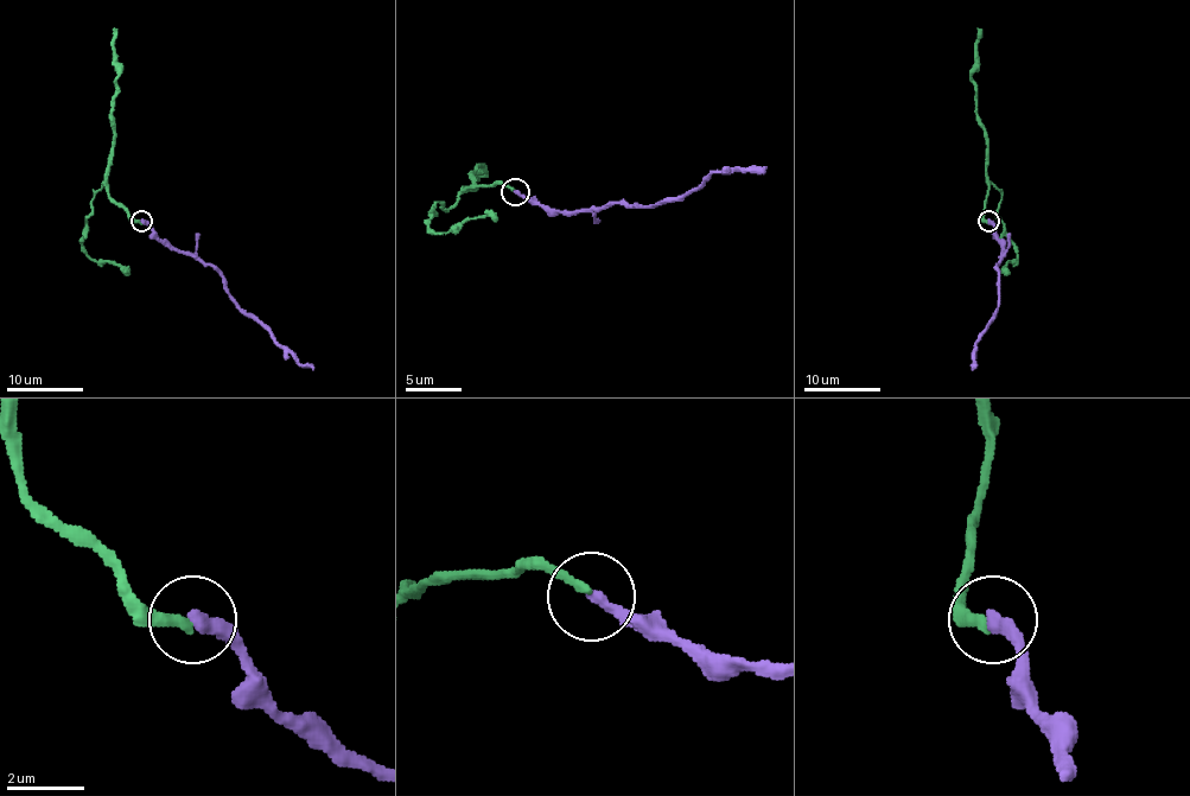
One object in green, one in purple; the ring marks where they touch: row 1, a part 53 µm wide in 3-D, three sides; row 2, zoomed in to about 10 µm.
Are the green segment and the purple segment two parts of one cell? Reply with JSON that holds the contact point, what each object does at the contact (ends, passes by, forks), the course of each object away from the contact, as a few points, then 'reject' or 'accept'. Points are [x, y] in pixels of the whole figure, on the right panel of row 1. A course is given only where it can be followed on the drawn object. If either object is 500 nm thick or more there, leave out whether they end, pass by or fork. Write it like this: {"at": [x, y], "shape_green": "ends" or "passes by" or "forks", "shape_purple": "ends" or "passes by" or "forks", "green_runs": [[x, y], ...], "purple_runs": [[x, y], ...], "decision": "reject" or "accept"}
{"at": [988, 221], "shape_green": "ends", "shape_purple": "ends", "green_runs": [[988, 222], [982, 214], [988, 195], [985, 127], [977, 114], [977, 93], [971, 80], [977, 27]], "purple_runs": [[988, 222], [1000, 241], [1001, 258], [997, 269], [998, 307], [994, 319], [975, 342], [975, 363], [971, 367]], "decision": "accept"}

